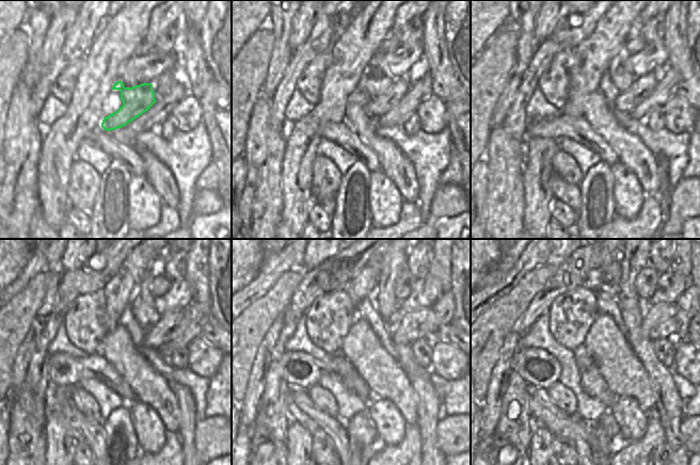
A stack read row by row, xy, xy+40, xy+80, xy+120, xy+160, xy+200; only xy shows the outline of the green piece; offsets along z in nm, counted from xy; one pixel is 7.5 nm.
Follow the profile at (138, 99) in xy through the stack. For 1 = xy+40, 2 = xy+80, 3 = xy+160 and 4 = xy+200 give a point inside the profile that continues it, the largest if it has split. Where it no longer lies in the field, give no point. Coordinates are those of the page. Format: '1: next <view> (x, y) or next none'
1: next xy+40 (385, 92)
2: next xy+80 (633, 90)
3: next xy+160 (416, 324)
4: next xy+200 (661, 321)

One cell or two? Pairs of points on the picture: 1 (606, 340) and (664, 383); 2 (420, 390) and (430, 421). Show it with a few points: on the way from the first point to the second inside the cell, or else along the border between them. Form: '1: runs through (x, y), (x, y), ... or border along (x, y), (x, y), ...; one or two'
1: border along (632, 346), (654, 390); two
2: runs through (427, 398), (428, 414); one

